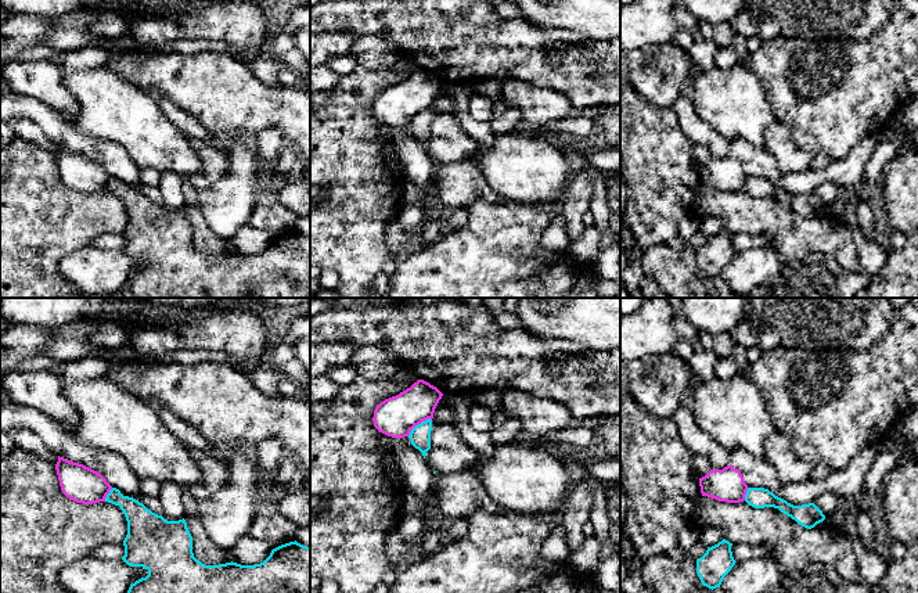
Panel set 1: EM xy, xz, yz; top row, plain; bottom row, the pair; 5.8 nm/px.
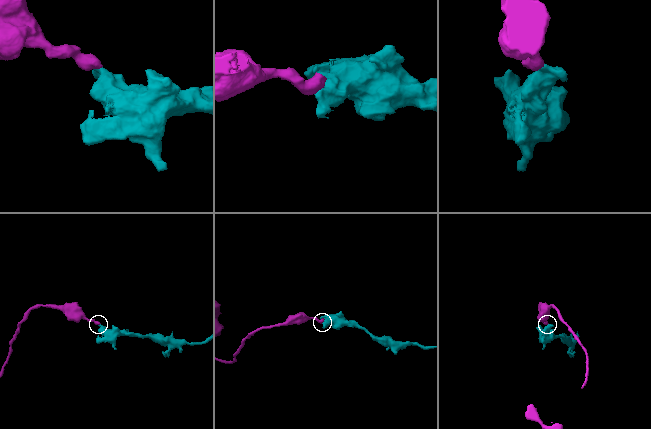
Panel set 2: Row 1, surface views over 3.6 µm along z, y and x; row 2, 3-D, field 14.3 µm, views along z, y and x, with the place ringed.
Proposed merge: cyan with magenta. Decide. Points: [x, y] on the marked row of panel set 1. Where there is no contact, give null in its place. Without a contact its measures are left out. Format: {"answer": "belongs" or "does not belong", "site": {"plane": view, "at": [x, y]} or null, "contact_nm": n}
{"answer": "does not belong", "site": {"plane": "xz", "at": [418, 424]}, "contact_nm": 170}

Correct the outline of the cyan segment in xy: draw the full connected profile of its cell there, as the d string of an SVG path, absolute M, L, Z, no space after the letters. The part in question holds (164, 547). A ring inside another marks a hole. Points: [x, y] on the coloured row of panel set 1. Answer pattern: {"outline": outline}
{"outline": "M116 488L109 490L105 502L119 506L127 521L122 560L148 571L145 578L130 585L127 593L310 593L310 547L296 540L273 549L260 564L241 565L231 561L205 565L194 557L192 536L184 518L168 521L138 500L123 496Z"}

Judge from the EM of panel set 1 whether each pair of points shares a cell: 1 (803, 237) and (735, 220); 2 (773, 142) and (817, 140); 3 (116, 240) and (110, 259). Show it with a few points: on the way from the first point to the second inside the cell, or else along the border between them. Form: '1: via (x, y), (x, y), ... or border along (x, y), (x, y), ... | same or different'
1: via (787, 230), (777, 220), (752, 220) | same
2: border along (777, 119), (789, 128), (792, 140), (813, 155) | different
3: border along (87, 245), (121, 248) | different

